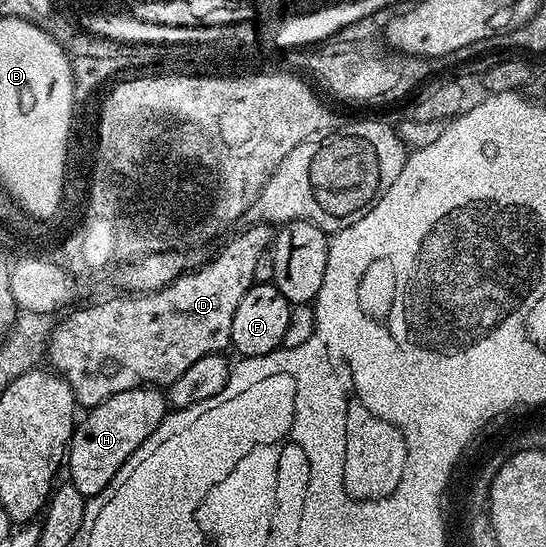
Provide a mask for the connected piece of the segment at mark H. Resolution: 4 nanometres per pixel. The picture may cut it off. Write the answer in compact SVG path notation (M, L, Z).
M155 386L121 390L121 394L113 394L109 398L105 398L105 402L90 409L86 413L87 417L84 420L82 417L76 423L75 432L71 435L70 442L67 443L66 479L73 486L77 486L77 490L81 490L81 494L88 498L95 496L101 490L105 490L105 486L109 486L109 482L113 482L117 470L121 470L121 466L137 451L141 442L145 442L145 438L149 438L149 434L153 434L153 430L157 430L157 426L166 418L168 411L169 405L166 395Z

